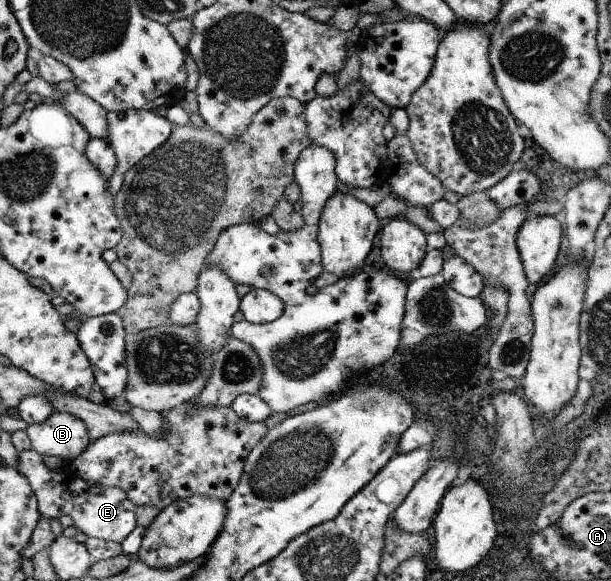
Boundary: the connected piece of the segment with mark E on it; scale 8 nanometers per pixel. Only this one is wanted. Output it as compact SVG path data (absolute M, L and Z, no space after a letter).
M35 449L17 451L17 467L29 481L38 501L39 513L43 518L51 520L68 515L74 526L89 538L104 539L121 543L136 528L135 509L137 506L127 497L127 491L119 487L97 487L83 481L75 470L66 467L50 469L43 461L43 455Z

